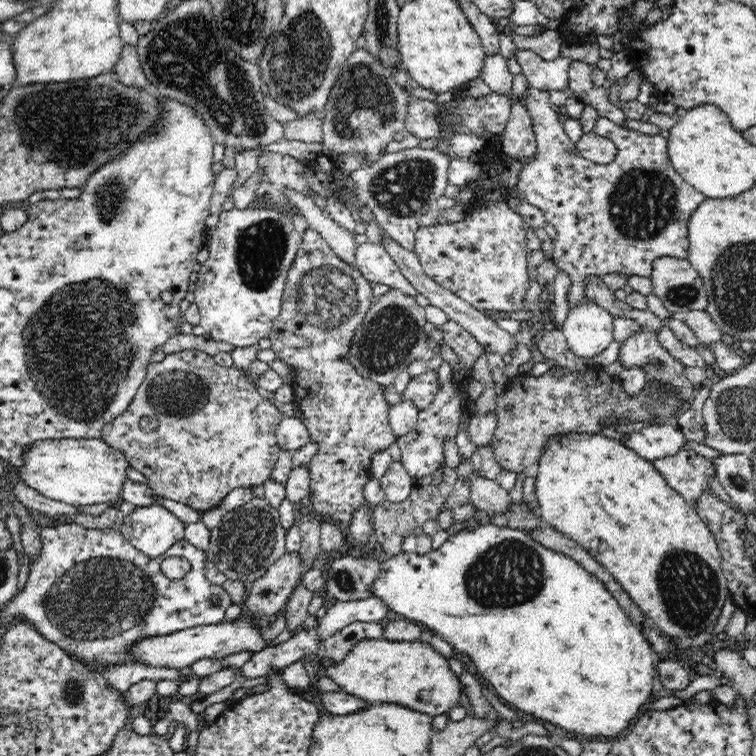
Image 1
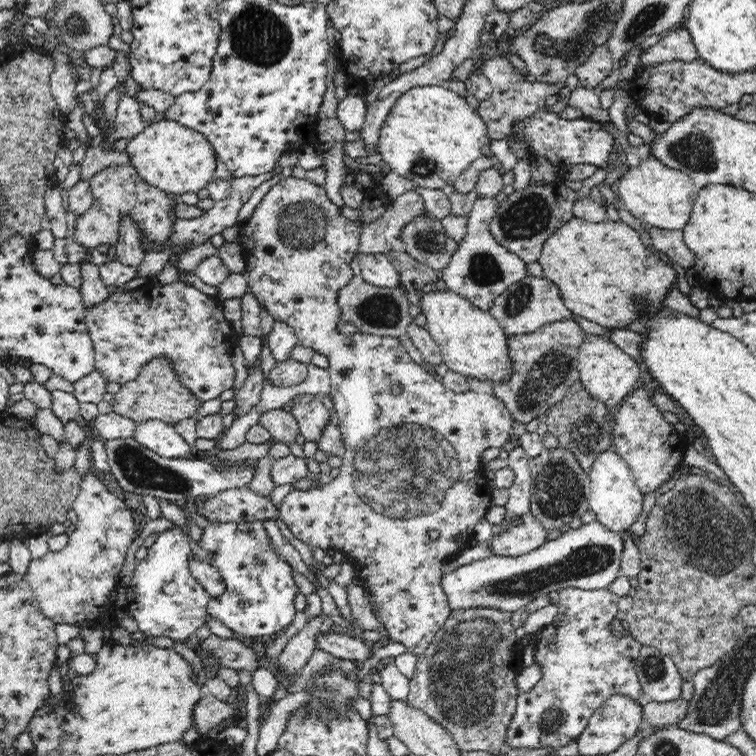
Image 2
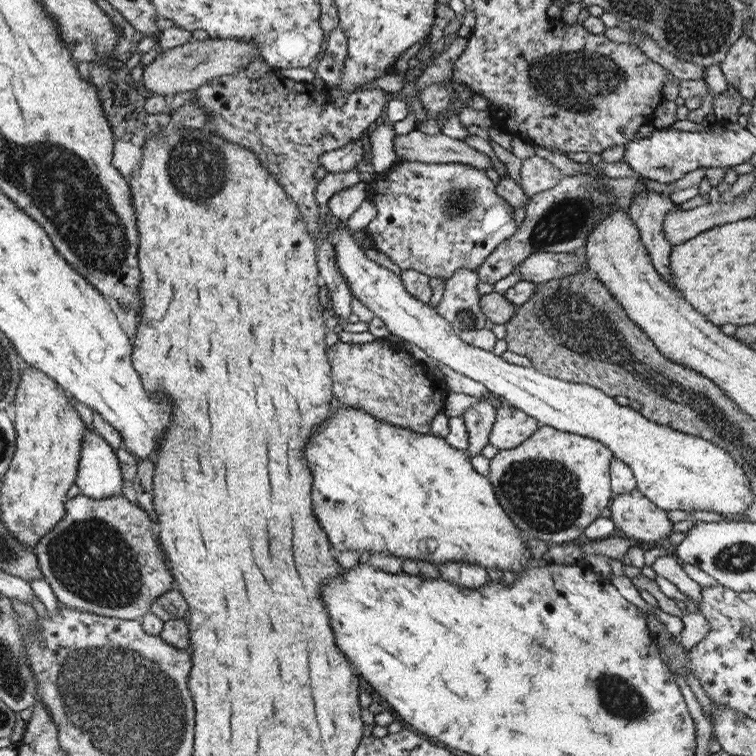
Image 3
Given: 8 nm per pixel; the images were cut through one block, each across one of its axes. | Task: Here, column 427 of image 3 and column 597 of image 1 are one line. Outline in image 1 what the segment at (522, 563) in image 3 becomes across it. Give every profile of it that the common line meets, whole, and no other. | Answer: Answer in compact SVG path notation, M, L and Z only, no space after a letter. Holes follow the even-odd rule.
M568 433L548 439L543 453L538 459L538 473L535 477L536 498L538 508L536 512L544 520L545 524L551 525L562 534L576 541L584 550L588 551L613 578L624 588L632 601L650 618L660 632L670 637L690 640L702 631L712 630L721 614L721 609L730 593L727 588L721 554L712 531L701 519L696 509L678 491L675 491L656 469L652 461L642 458L636 451L628 448L616 439L608 438L601 433Z

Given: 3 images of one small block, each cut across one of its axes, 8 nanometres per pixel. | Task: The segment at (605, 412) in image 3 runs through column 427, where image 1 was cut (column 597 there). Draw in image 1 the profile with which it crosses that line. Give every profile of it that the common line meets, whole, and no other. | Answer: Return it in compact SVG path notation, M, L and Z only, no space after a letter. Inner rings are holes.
M584 301L569 309L565 322L559 328L563 331L568 347L574 354L582 358L593 358L612 342L614 317L599 304Z

